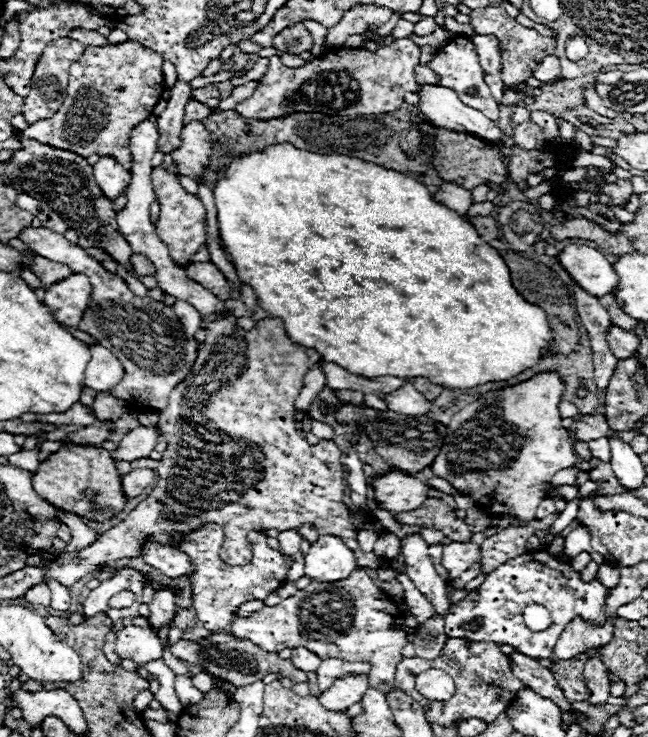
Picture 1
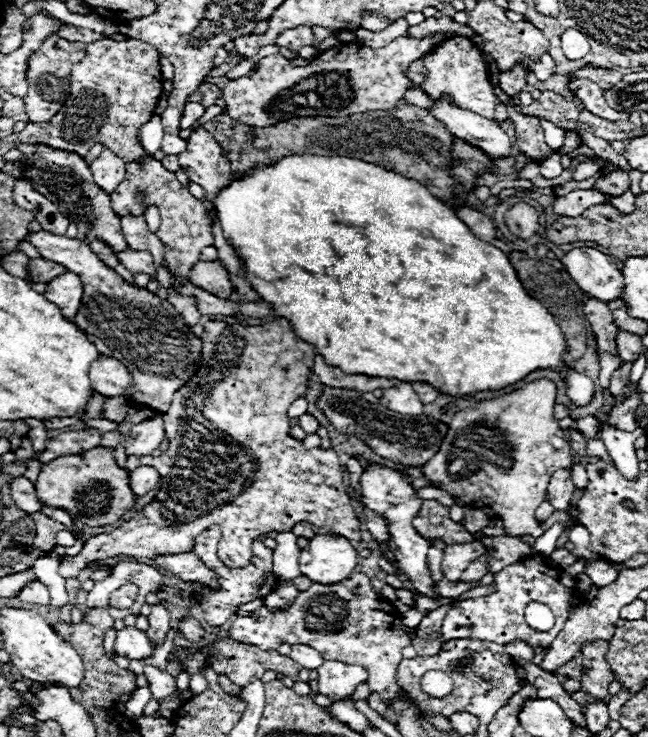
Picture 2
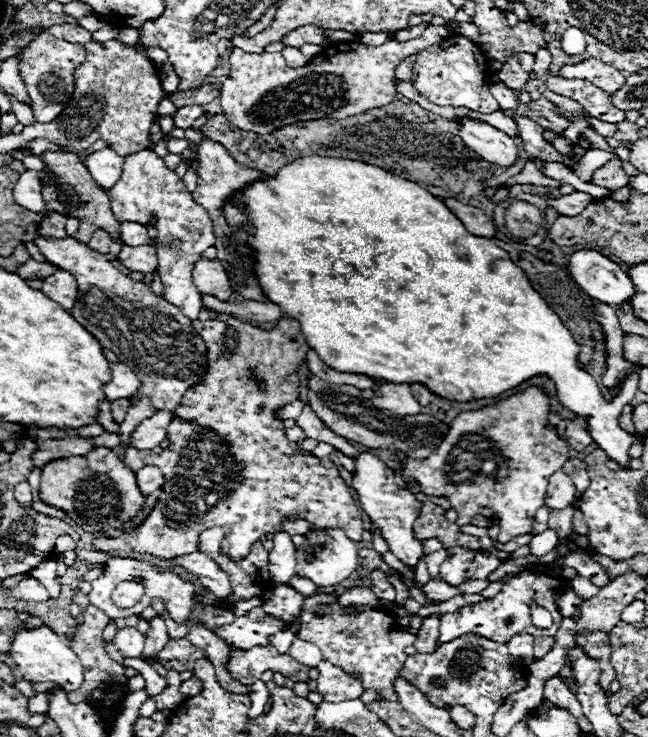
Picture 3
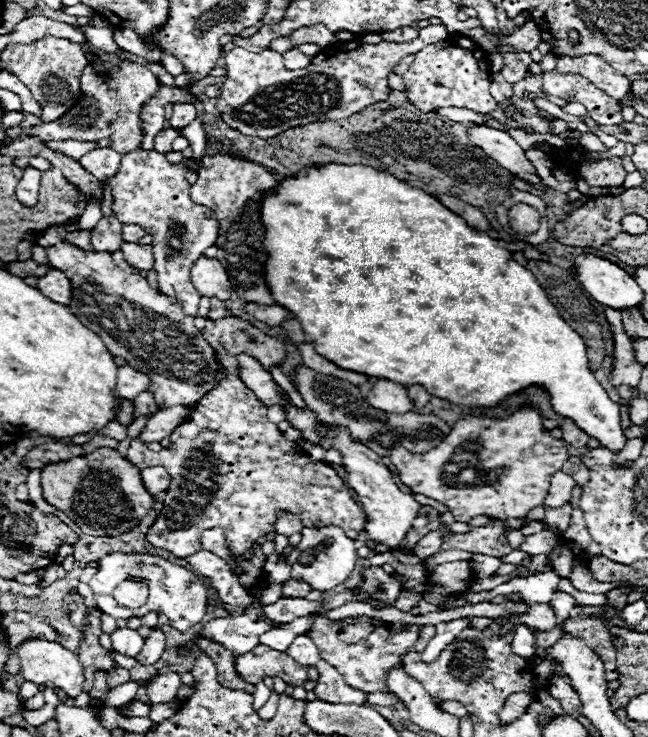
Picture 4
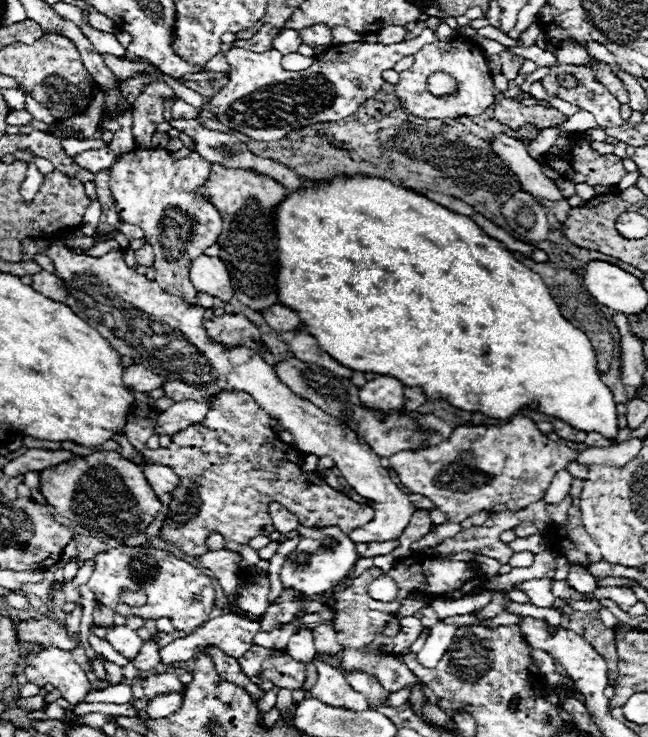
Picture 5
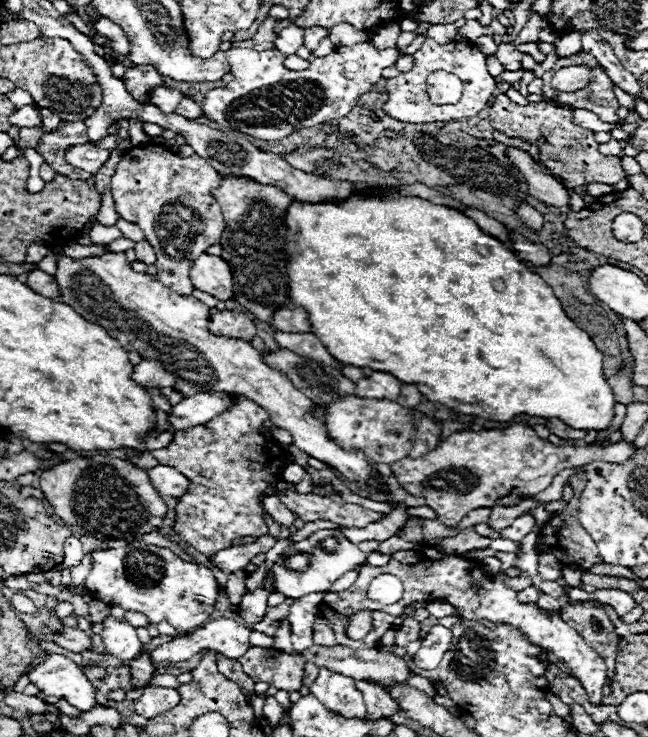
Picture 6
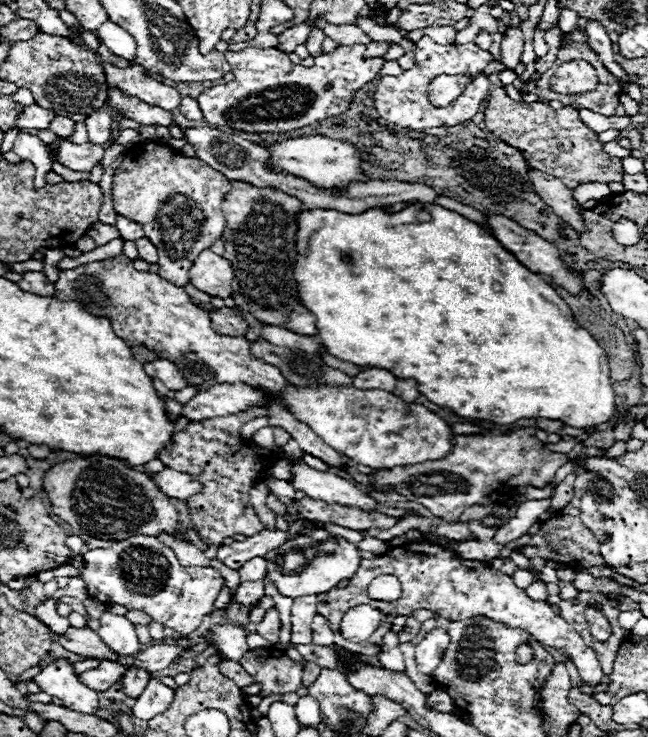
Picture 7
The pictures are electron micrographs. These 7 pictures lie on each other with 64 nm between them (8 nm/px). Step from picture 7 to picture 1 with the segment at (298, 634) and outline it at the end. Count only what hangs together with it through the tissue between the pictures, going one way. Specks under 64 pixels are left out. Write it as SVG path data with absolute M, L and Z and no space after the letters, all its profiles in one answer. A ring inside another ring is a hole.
M294 648L294 650L292 650L292 662L294 662L294 666L298 666L298 670L302 670L302 672L316 672L322 660L320 660L314 652L310 652L310 650Z

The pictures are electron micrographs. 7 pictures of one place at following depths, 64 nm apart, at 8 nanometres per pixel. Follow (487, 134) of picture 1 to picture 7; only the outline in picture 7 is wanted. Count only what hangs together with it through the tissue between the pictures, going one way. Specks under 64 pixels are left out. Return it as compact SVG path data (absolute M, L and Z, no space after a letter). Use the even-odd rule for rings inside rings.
M528 168L528 176L530 182L534 186L534 192L552 206L552 210L564 218L564 222L568 222L574 230L584 230L584 222L582 222L582 210L578 208L576 200L572 198L572 190L566 188L558 178Z

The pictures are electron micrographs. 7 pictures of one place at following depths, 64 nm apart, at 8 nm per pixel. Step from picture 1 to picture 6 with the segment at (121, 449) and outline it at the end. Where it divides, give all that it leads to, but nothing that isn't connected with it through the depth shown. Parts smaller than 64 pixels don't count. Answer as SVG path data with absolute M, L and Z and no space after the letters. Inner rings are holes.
M218 392L218 394L196 394L192 398L184 398L176 406L172 406L172 412L168 416L168 426L174 432L206 424L214 414L220 414L226 410L232 394Z

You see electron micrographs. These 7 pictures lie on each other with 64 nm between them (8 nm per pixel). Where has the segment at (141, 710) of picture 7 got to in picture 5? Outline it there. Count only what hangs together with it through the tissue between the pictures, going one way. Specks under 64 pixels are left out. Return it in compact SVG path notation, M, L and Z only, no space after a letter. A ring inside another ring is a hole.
M170 692L166 696L148 700L148 704L144 708L148 718L164 718L168 714L174 714L176 710L178 710L178 692Z

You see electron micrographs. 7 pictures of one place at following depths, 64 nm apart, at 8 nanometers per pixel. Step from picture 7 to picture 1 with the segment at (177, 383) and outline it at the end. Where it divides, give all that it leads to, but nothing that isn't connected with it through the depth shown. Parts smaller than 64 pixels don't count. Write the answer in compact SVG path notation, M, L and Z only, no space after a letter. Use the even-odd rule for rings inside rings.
M86 344L90 350L90 362L86 364L84 372L84 382L88 388L102 392L102 390L112 390L114 384L122 380L122 366L120 360L104 346L100 344Z

